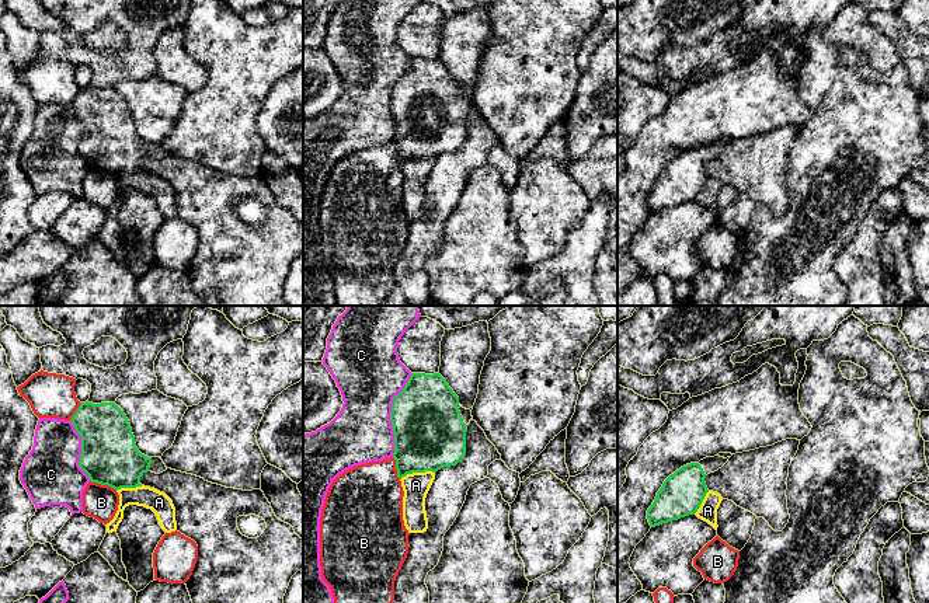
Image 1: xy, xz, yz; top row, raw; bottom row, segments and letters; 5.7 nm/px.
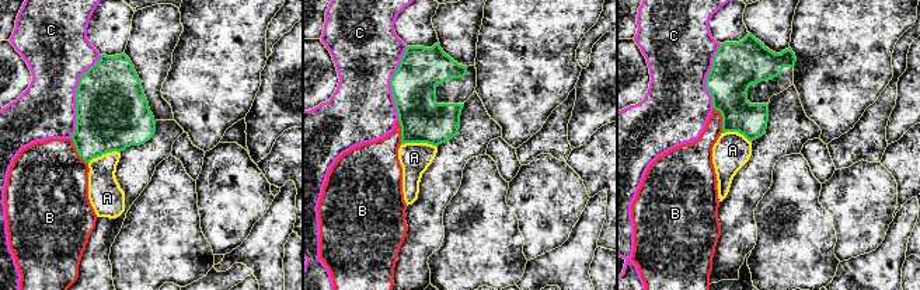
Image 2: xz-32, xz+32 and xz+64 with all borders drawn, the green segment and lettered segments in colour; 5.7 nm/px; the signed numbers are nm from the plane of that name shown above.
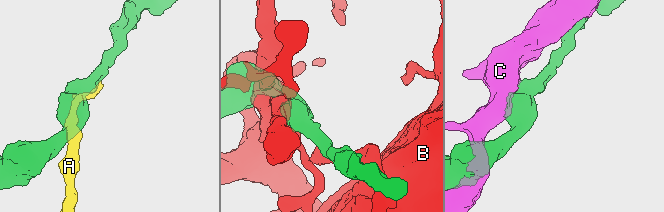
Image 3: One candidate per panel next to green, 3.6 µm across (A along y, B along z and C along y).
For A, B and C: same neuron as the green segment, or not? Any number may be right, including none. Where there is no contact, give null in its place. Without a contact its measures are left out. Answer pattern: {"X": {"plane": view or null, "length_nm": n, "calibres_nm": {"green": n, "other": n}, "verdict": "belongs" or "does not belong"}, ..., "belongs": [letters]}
{"A": {"plane": "xz", "length_nm": 200, "calibres_nm": {"green": 420, "other": 150}, "verdict": "does not belong"}, "B": {"plane": "xy", "length_nm": 170, "calibres_nm": {"green": 320, "other": 190}, "verdict": "does not belong"}, "C": {"plane": "xz", "length_nm": 500, "calibres_nm": {"green": 420, "other": 360}, "verdict": "does not belong"}, "belongs": []}

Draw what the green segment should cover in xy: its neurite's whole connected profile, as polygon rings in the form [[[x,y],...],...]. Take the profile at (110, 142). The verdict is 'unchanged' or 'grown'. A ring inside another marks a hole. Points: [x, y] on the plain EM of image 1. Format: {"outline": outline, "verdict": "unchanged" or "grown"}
{"outline": [[[81,88],[70,107],[81,123],[79,151],[91,168],[108,171],[116,177],[136,174],[142,172],[140,163],[143,158],[160,160],[167,156],[160,143],[147,143],[138,136],[131,109],[115,88]]], "verdict": "grown"}

